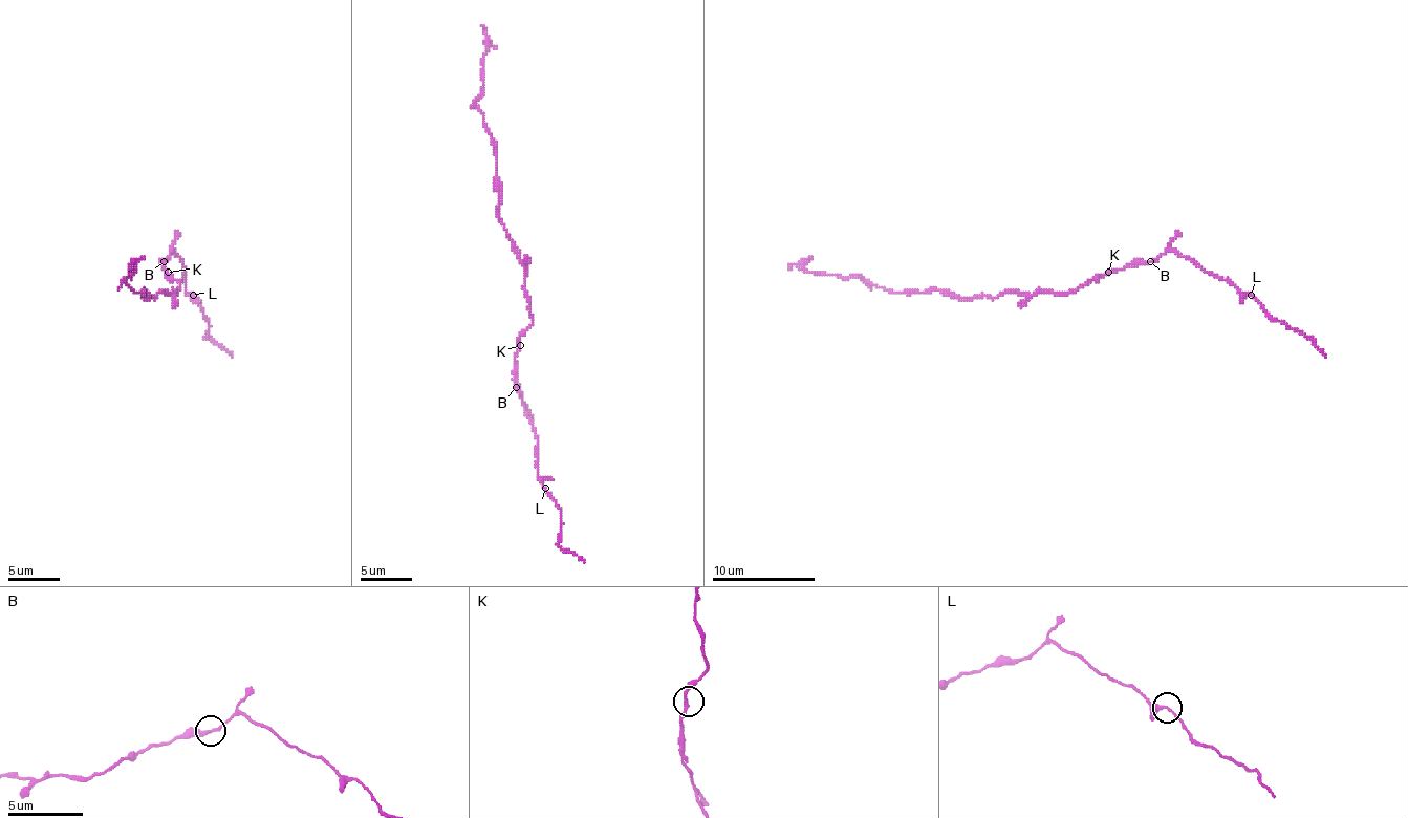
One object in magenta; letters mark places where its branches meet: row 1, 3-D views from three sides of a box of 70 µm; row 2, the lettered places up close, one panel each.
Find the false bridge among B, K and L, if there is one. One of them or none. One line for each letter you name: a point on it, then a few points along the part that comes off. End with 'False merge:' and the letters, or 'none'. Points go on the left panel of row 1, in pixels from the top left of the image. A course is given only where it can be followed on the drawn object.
False merge: none

